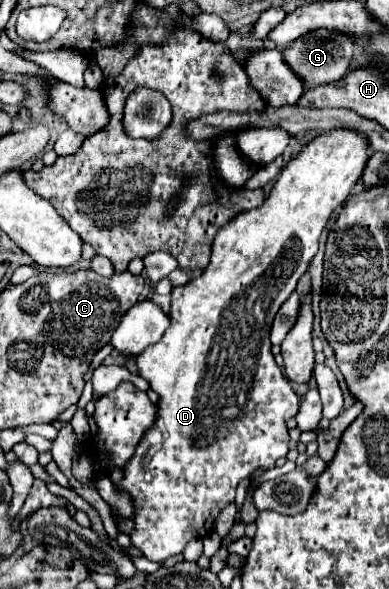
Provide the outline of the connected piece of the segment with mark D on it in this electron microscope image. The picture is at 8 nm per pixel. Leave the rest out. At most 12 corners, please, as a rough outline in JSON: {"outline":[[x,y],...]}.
{"outline":[[309,140],[173,288],[117,484],[145,558],[287,454],[271,322],[369,160]]}

